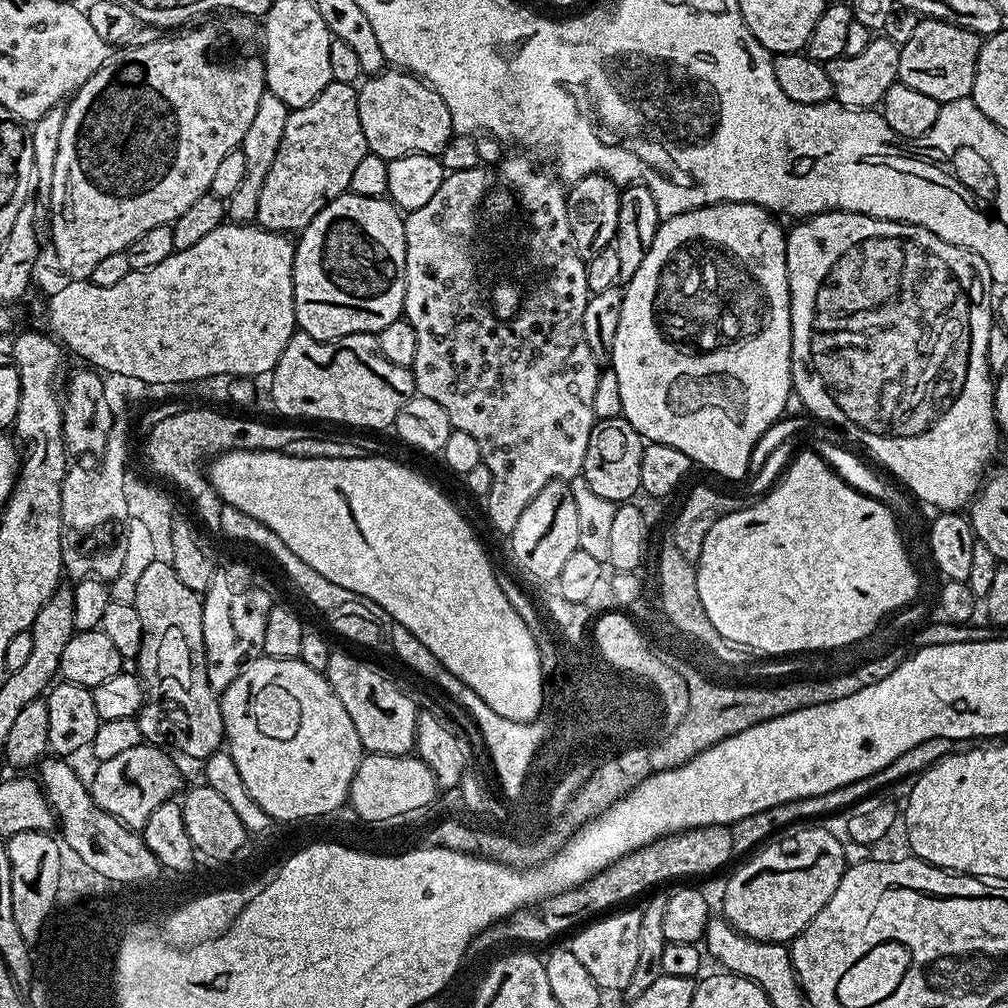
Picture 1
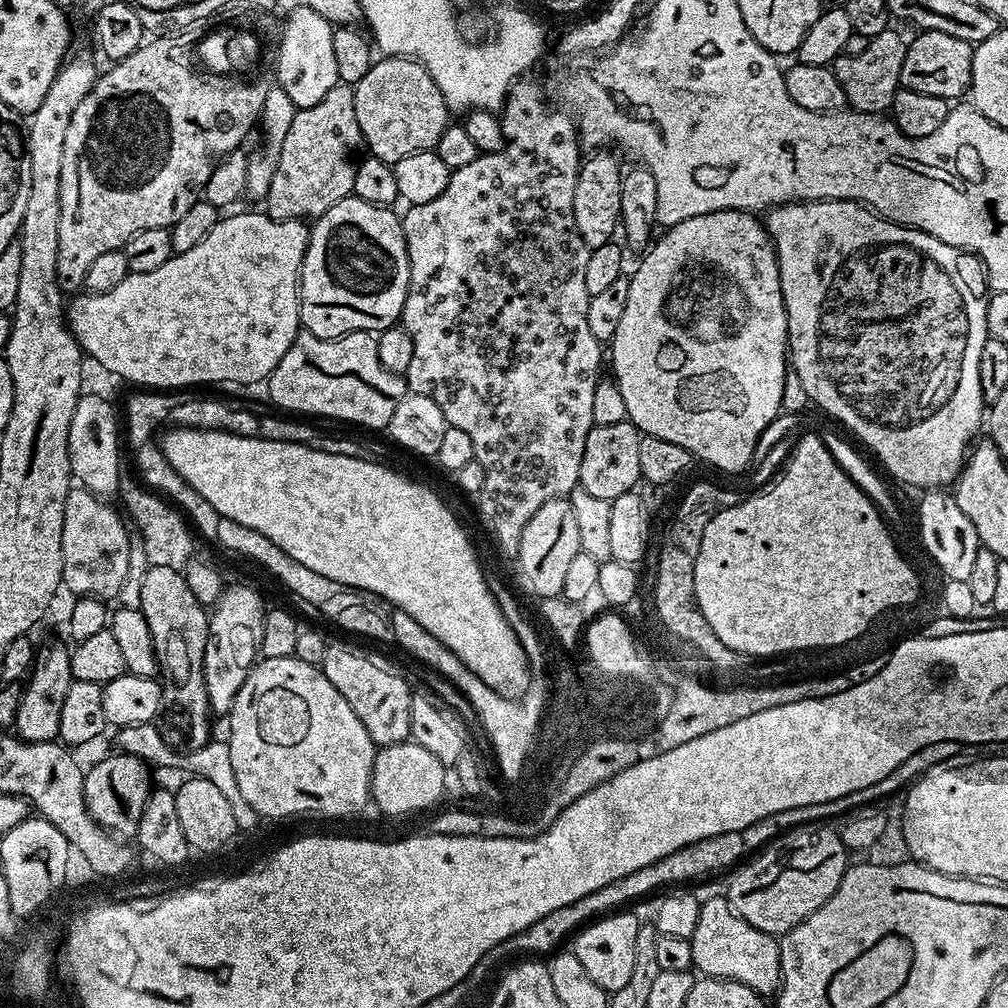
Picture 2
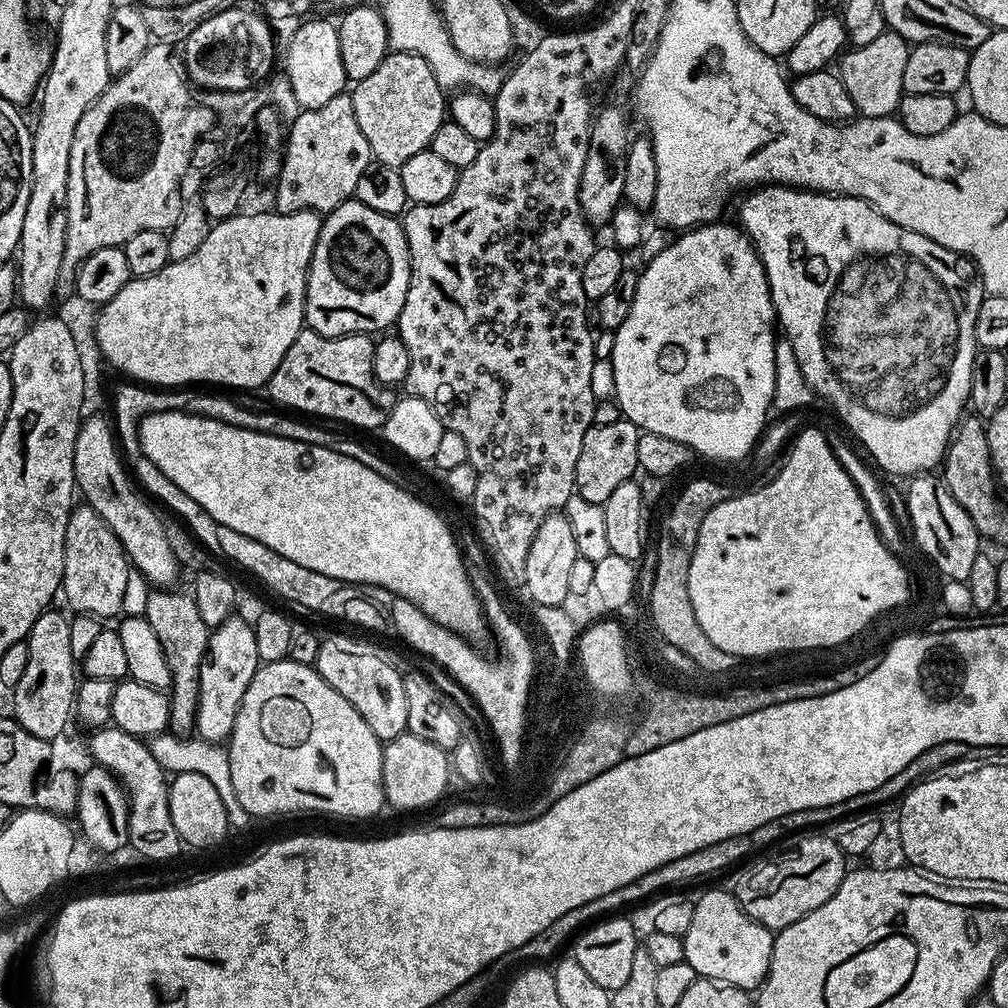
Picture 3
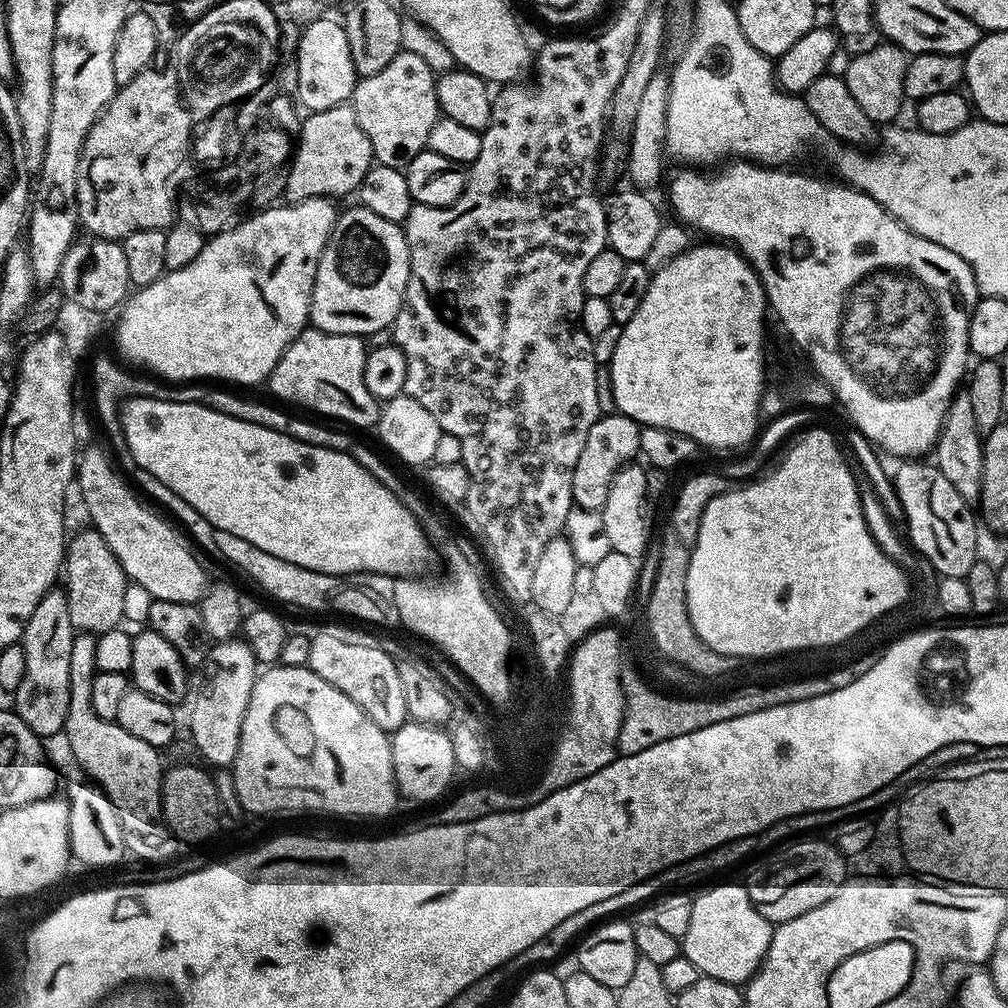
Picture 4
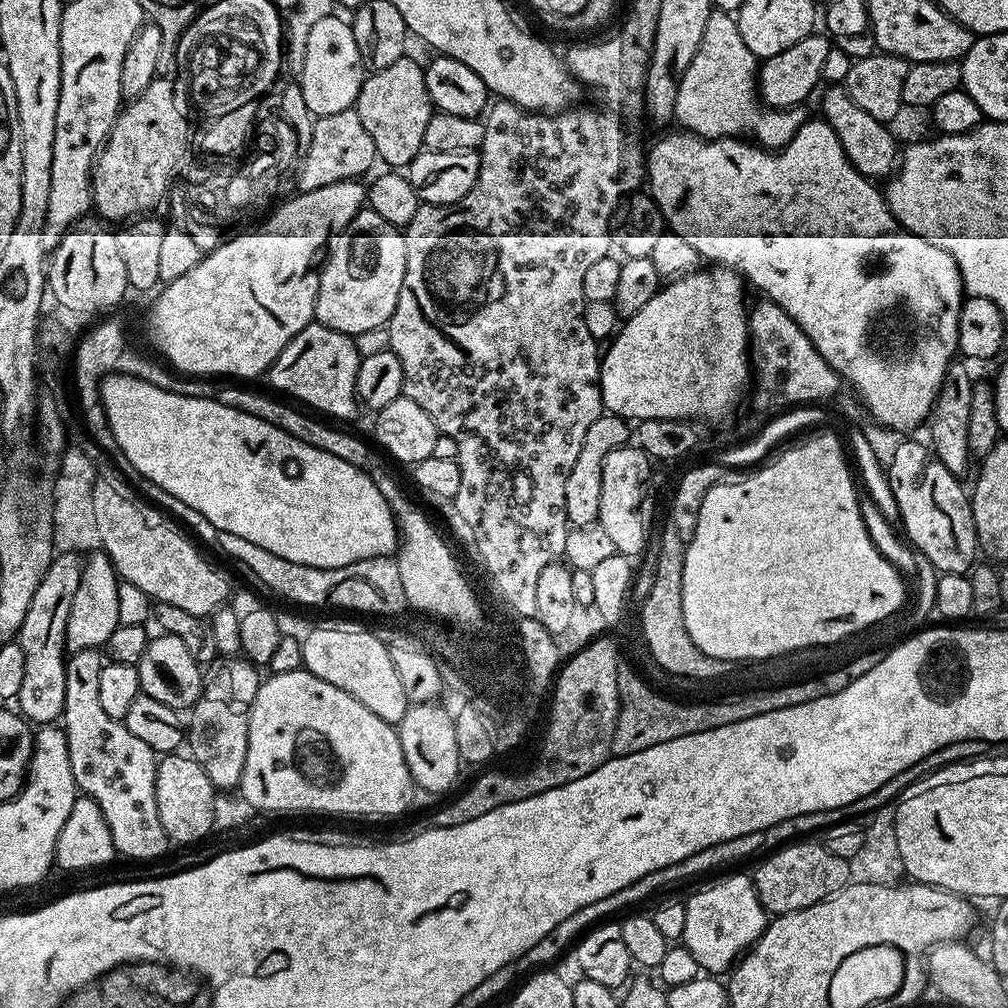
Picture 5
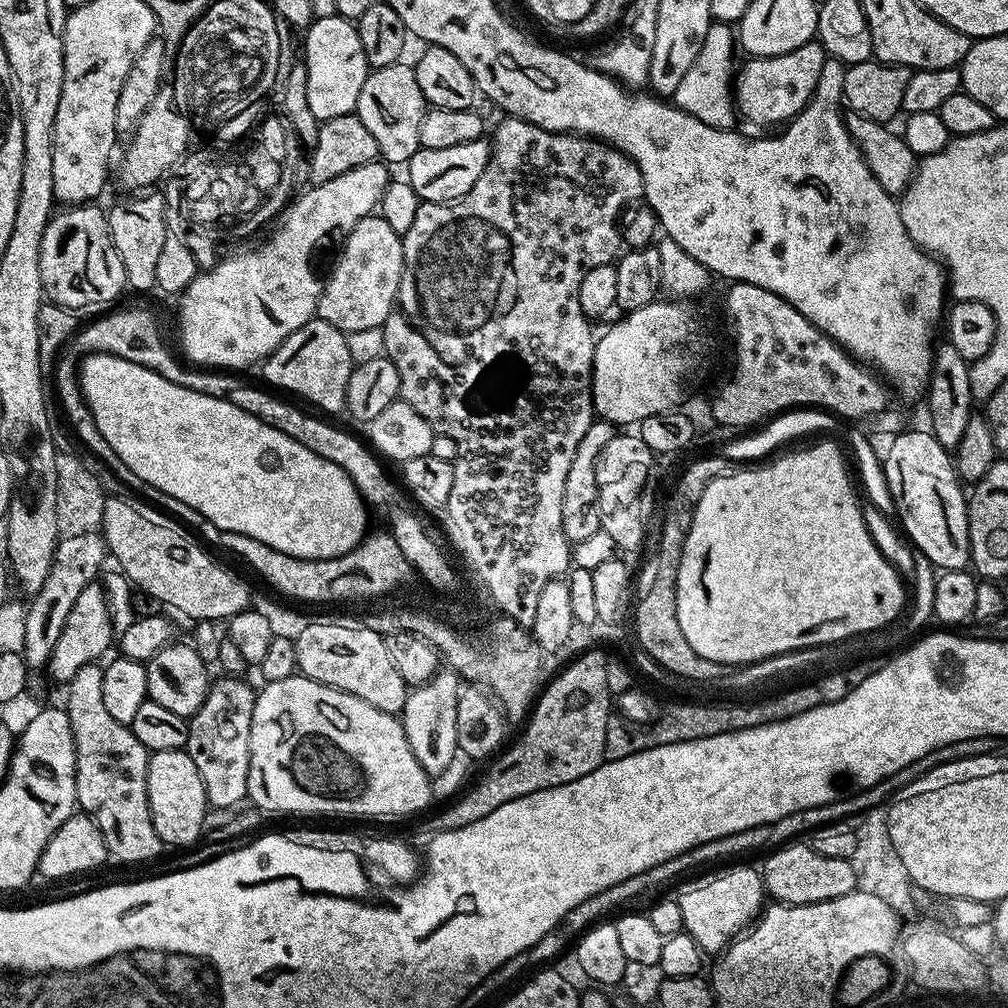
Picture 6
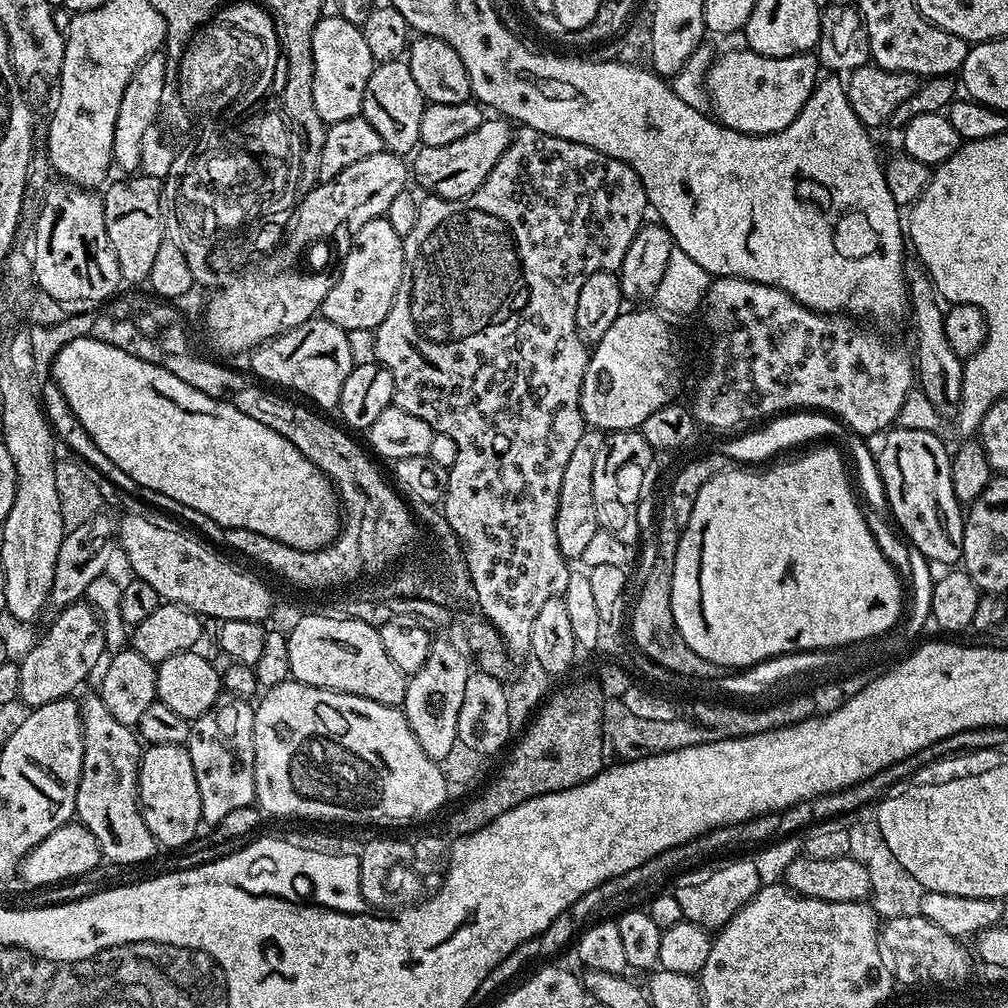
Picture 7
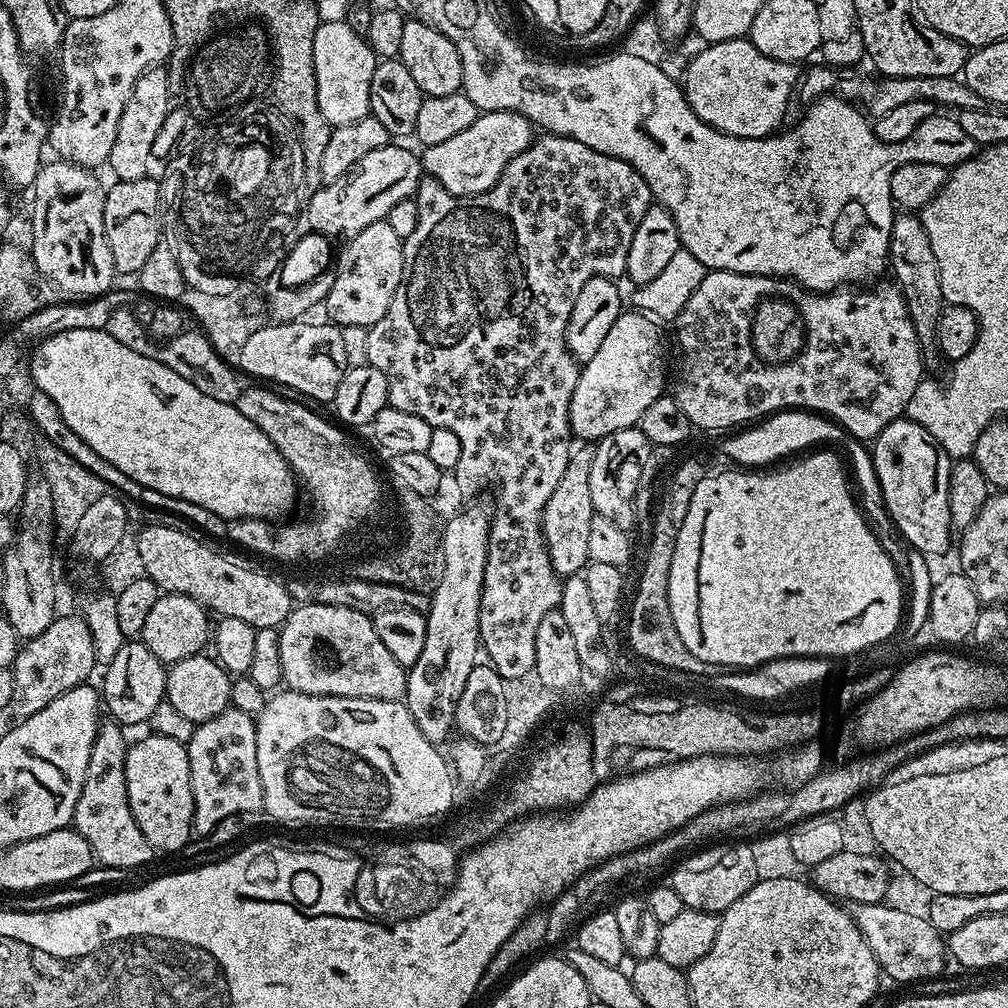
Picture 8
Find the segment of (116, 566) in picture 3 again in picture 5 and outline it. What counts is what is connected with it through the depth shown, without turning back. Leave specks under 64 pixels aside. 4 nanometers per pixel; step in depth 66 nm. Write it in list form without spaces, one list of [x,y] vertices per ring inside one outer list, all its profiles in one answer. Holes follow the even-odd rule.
[[[93,551],[83,561],[81,582],[75,591],[74,602],[70,606],[69,621],[66,622],[66,648],[69,653],[91,648],[103,649],[107,645],[110,634],[114,634],[114,630],[121,624],[118,618],[118,590],[121,583],[107,552]]]

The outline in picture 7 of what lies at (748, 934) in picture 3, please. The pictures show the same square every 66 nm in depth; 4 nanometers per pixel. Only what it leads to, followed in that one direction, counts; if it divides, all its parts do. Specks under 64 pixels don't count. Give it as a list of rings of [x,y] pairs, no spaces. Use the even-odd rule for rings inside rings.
[[[755,859],[732,860],[705,876],[679,876],[675,877],[676,885],[671,885],[670,891],[674,898],[678,898],[684,919],[709,930],[719,930],[728,924],[738,909],[746,906],[746,902],[750,902],[750,898],[754,898],[756,891],[762,887],[760,865]]]

